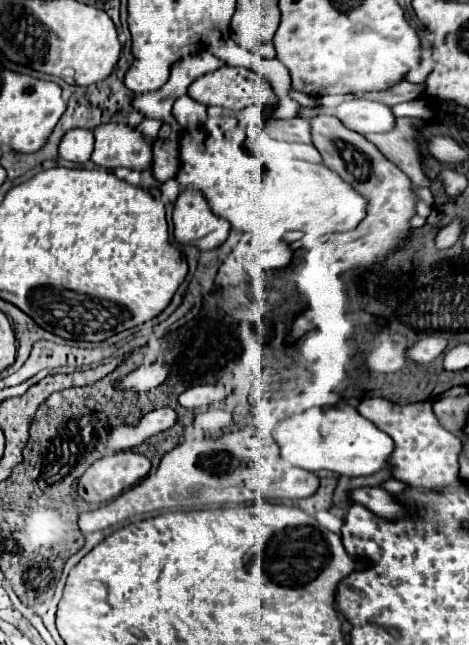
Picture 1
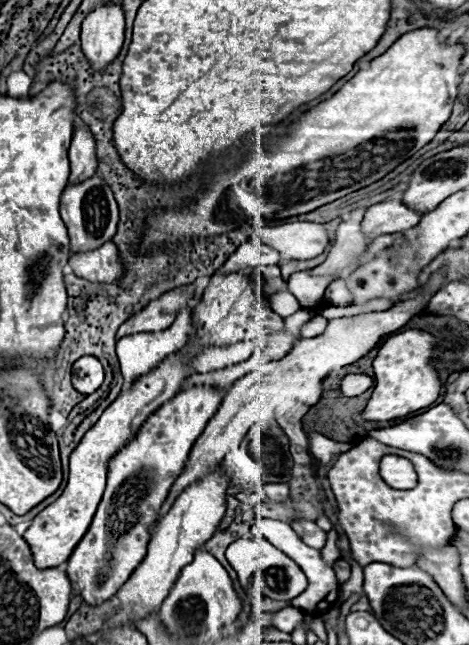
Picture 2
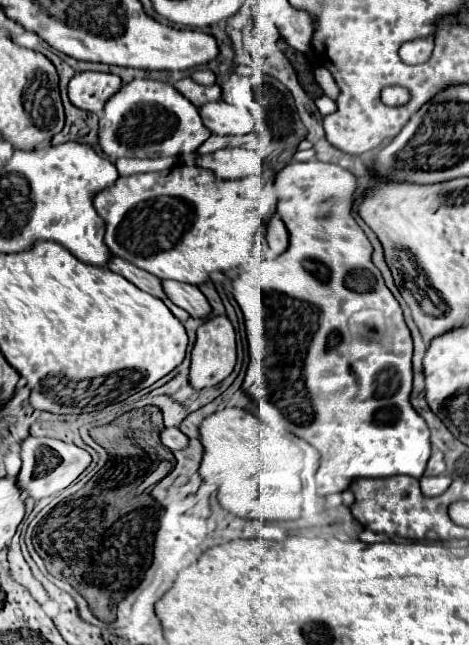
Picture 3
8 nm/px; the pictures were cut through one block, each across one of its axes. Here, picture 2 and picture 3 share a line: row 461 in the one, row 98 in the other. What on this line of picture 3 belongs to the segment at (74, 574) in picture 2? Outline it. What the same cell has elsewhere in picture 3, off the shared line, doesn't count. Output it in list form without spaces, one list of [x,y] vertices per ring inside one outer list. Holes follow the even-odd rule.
[[[132,80],[128,84],[122,84],[122,90],[118,90],[106,102],[104,114],[100,118],[100,148],[112,160],[120,156],[154,158],[154,156],[168,156],[168,154],[188,154],[194,152],[208,136],[210,130],[204,128],[198,108],[192,102],[188,102],[172,84],[160,80]]]

